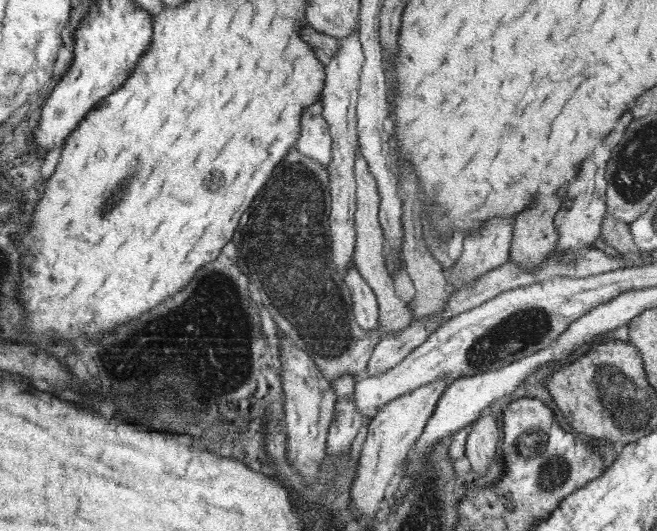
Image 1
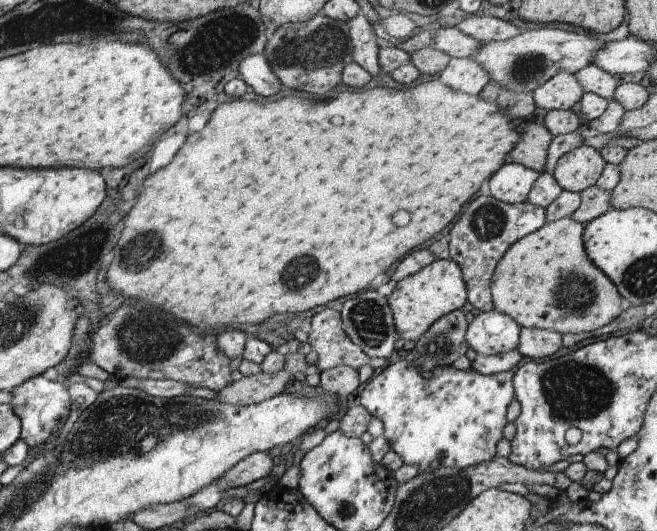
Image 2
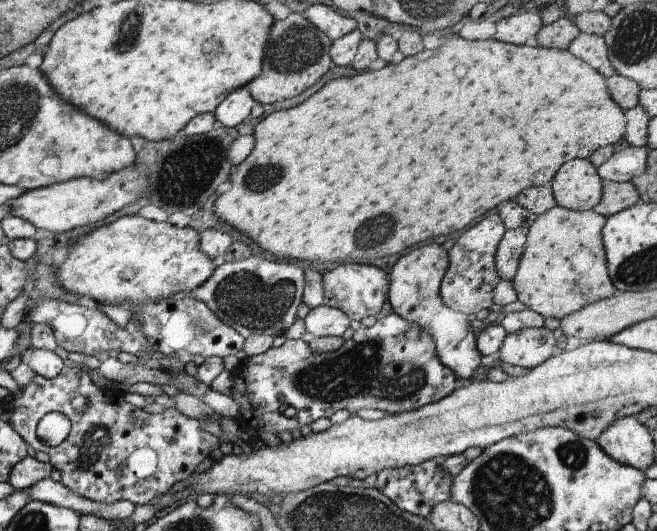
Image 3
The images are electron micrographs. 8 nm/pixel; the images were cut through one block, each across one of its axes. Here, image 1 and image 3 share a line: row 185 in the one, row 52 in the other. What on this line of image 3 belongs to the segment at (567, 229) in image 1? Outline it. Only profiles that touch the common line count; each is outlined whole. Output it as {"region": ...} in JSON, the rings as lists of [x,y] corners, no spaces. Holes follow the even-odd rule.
{"region":[[[579,33],[569,44],[569,54],[577,56],[585,64],[589,64],[595,72],[607,79],[613,73],[613,67],[607,60],[605,43],[602,36],[591,33]]]}

